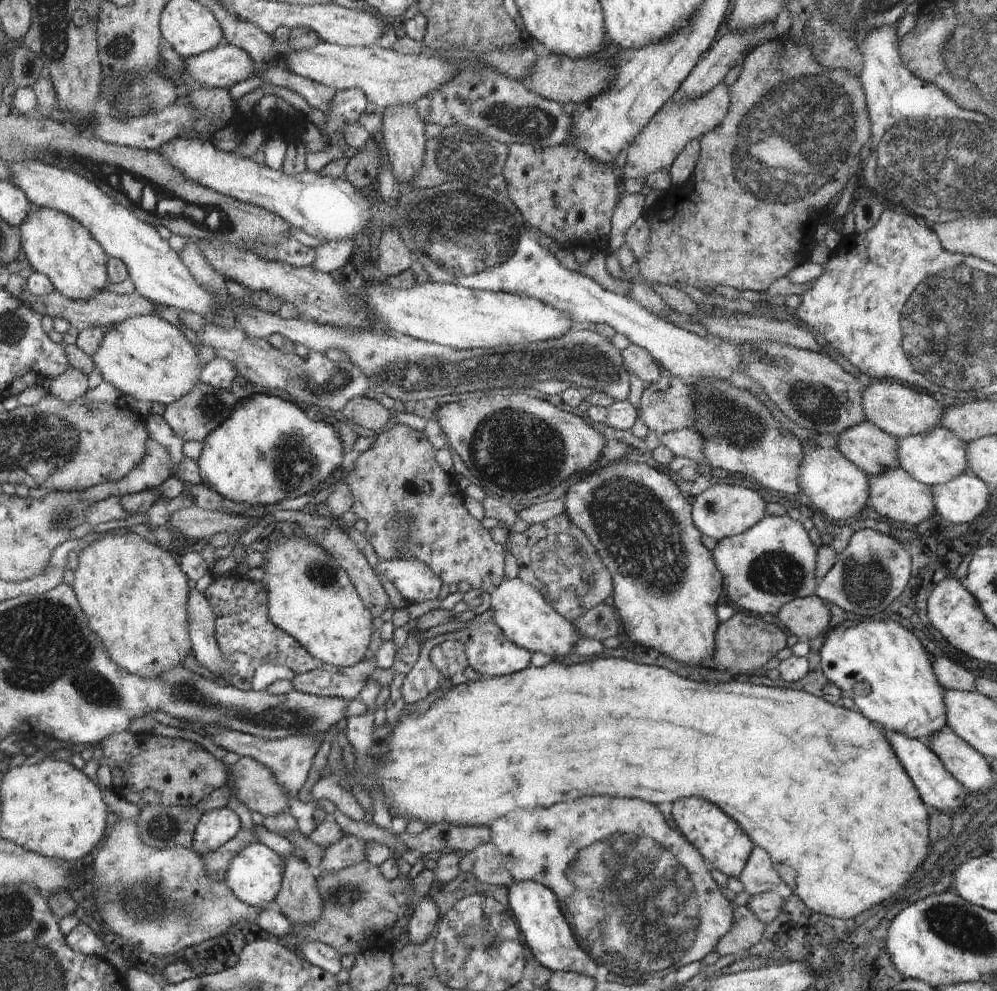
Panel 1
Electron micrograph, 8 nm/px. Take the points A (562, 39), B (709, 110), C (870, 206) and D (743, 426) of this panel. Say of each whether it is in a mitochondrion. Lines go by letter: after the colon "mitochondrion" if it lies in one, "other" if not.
A: other
B: other
C: mitochondrion
D: mitochondrion

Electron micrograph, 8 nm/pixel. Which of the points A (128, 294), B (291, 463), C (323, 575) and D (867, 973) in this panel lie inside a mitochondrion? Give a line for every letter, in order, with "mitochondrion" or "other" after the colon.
A: other
B: mitochondrion
C: mitochondrion
D: other

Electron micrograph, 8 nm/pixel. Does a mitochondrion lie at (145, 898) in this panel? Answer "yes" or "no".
yes

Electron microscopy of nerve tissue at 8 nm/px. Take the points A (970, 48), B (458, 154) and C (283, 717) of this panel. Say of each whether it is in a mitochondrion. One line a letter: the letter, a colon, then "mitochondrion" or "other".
A: mitochondrion
B: mitochondrion
C: mitochondrion

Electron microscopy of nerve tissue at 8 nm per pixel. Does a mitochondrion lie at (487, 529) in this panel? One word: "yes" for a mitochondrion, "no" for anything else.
no

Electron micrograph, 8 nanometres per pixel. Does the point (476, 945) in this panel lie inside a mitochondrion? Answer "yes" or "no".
yes

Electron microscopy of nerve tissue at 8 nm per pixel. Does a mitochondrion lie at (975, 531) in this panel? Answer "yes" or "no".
no

